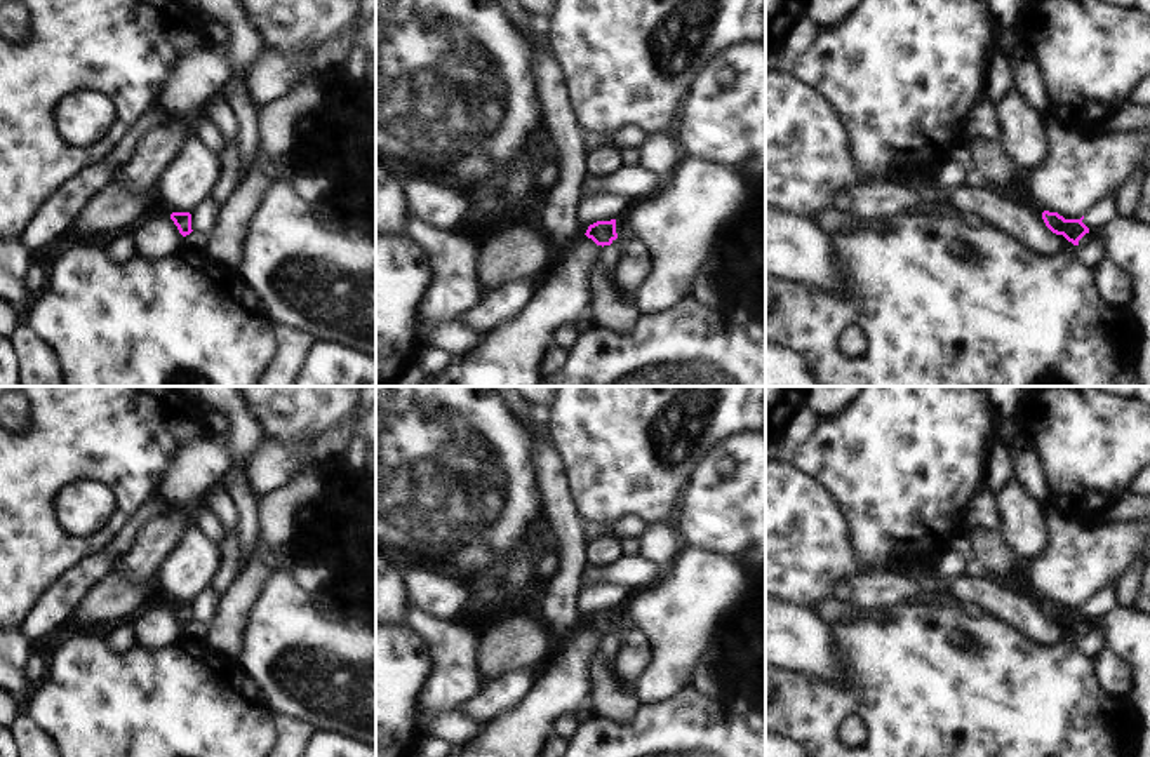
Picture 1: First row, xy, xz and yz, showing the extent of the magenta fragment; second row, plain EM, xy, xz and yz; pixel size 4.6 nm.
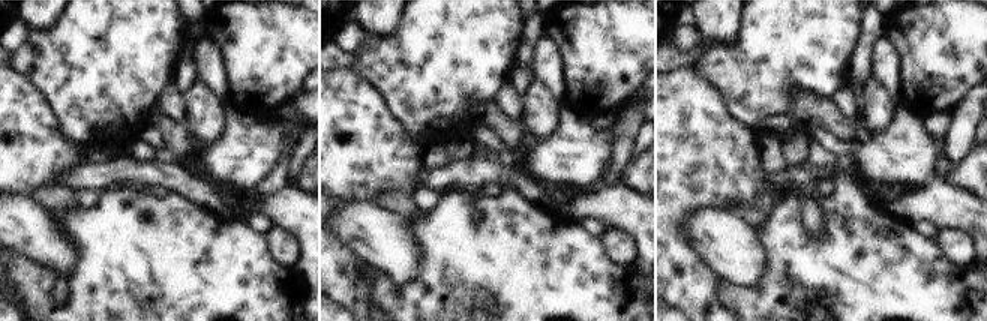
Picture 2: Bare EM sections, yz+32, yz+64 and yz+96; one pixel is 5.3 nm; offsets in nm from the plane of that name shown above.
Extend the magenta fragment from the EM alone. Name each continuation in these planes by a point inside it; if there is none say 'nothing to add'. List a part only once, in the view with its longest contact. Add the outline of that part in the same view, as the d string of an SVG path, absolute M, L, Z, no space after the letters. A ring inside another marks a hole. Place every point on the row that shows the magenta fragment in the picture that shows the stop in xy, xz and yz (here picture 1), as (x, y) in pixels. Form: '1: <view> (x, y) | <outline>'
1: yz (1103, 211) | M1108 193L1093 205L1082 223L1093 231L1108 224L1115 216L1119 216L1119 193Z

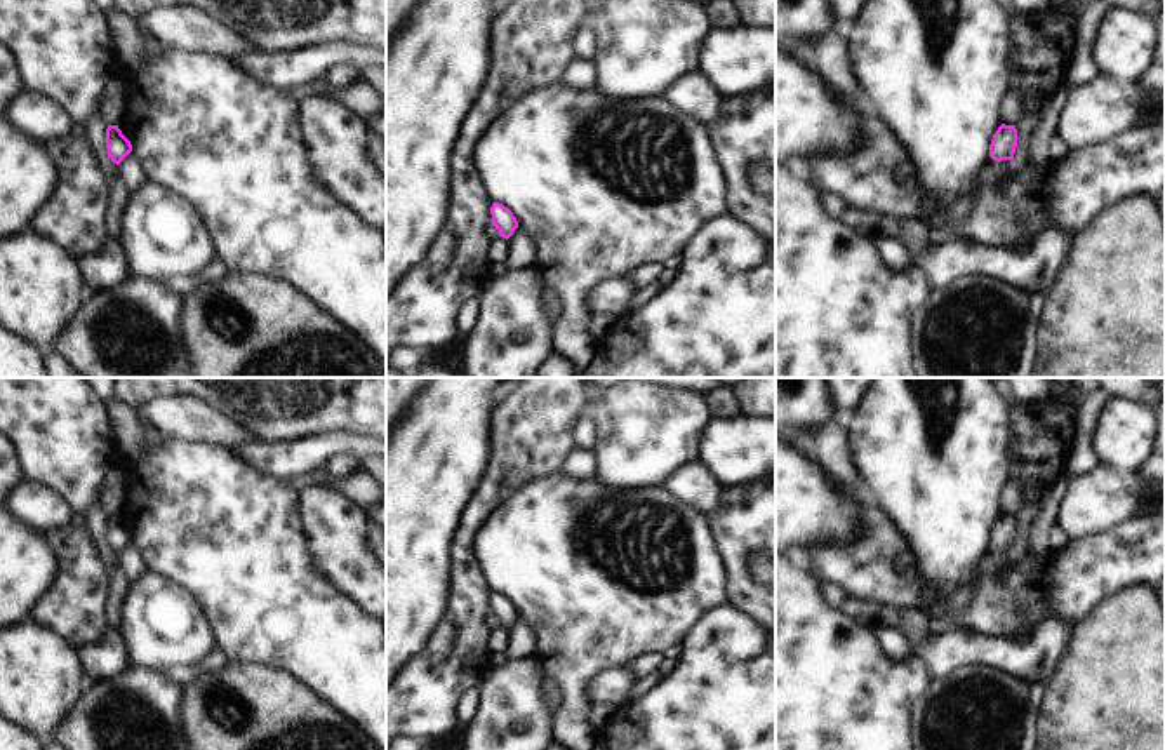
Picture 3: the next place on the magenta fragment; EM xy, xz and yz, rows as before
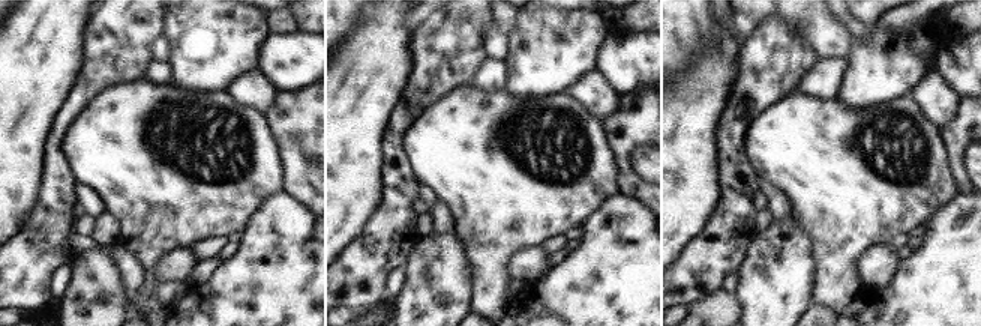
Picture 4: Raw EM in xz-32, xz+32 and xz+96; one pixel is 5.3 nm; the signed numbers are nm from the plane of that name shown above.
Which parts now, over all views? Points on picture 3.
nothing to add

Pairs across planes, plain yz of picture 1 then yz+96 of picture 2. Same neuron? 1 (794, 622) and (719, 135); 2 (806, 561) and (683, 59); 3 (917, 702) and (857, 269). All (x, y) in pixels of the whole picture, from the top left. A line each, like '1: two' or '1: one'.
1: two
2: two
3: one

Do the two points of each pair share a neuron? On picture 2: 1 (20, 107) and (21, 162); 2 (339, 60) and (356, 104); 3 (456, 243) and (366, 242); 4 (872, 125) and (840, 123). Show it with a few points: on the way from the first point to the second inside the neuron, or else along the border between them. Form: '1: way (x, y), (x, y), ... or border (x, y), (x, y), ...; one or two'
1: way (20, 120), (20, 129), (24, 134), (21, 149); one
2: border (353, 66), (335, 71); two
3: border (407, 222), (420, 249), (417, 279); two
4: border (860, 125), (863, 134); two

